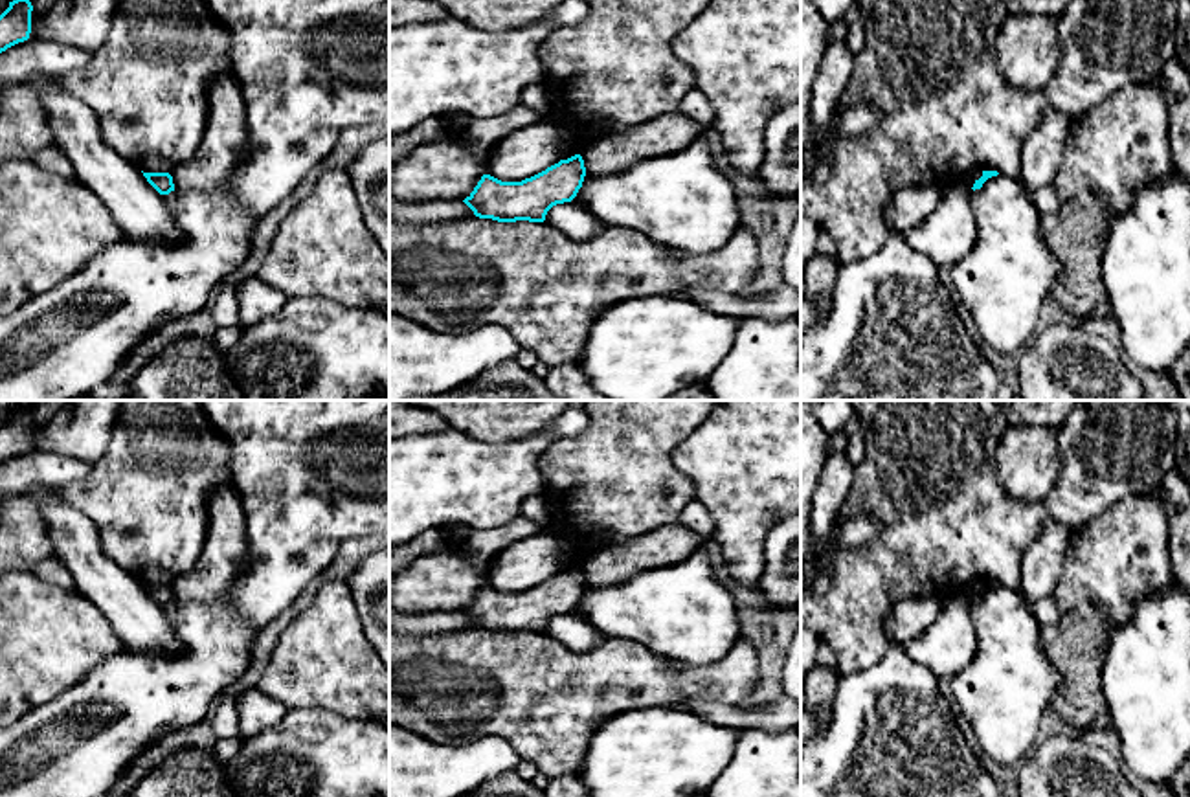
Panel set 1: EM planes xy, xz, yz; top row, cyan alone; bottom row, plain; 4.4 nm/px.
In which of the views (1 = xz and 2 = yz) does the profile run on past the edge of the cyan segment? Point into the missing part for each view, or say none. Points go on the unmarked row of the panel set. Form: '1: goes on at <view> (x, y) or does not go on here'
1: does not go on here
2: does not go on here

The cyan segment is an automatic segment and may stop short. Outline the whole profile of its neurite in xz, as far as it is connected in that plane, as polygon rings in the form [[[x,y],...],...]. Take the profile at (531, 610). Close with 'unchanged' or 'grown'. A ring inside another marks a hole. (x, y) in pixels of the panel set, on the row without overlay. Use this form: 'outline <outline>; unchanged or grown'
outline [[[575,566],[522,593],[501,593],[483,586],[463,613],[479,630],[544,634],[553,617],[577,608],[584,588],[584,571]]]; unchanged

